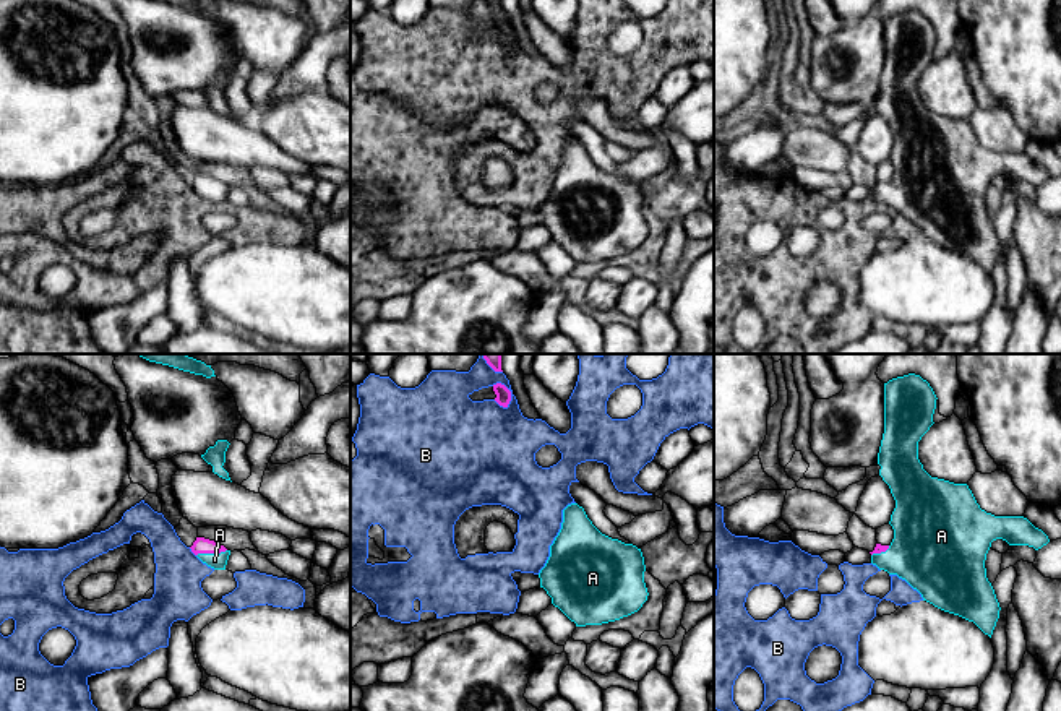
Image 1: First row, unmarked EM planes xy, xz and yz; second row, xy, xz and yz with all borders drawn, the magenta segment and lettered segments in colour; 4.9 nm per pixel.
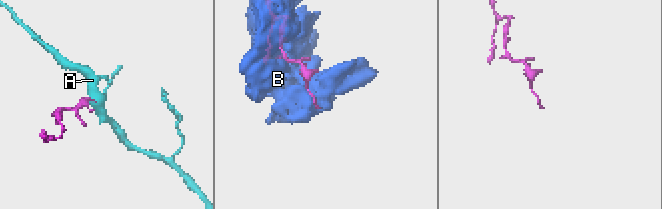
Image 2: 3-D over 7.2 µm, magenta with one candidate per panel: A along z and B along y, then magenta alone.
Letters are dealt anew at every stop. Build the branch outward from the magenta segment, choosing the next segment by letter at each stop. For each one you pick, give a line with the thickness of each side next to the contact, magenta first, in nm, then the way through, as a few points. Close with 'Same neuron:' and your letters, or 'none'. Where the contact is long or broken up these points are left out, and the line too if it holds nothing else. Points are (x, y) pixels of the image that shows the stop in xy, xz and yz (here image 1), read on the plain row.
A: 80 nm thick on the magenta side, 80 nm on the other; runs through xy (200, 182), (211, 189), (214, 197)
Same neuron: A

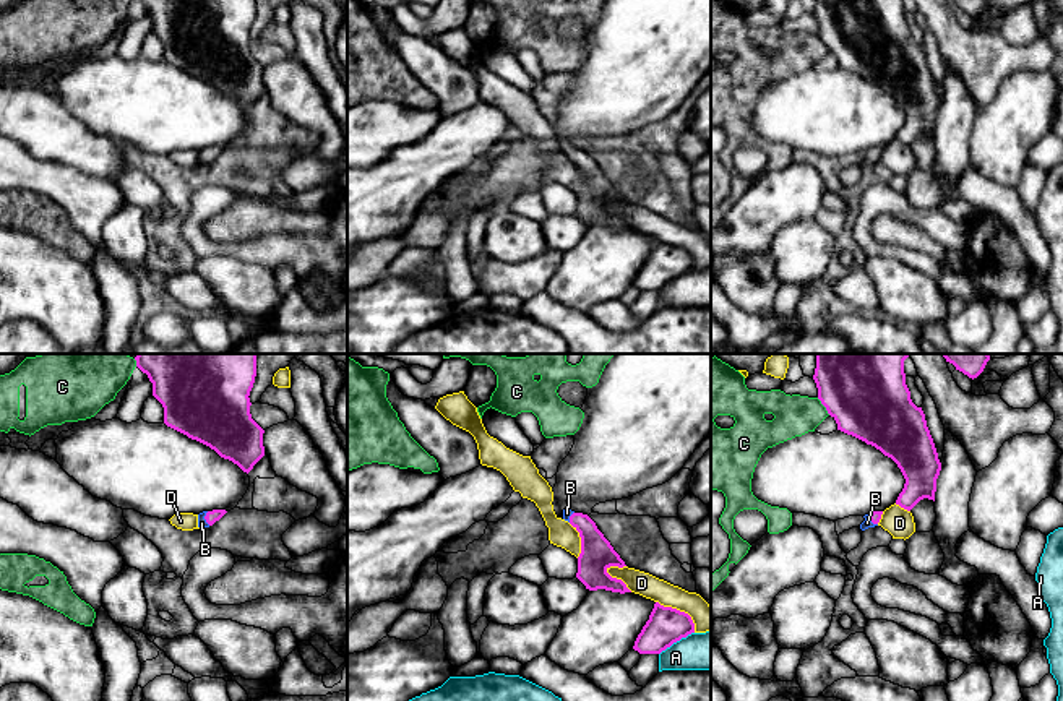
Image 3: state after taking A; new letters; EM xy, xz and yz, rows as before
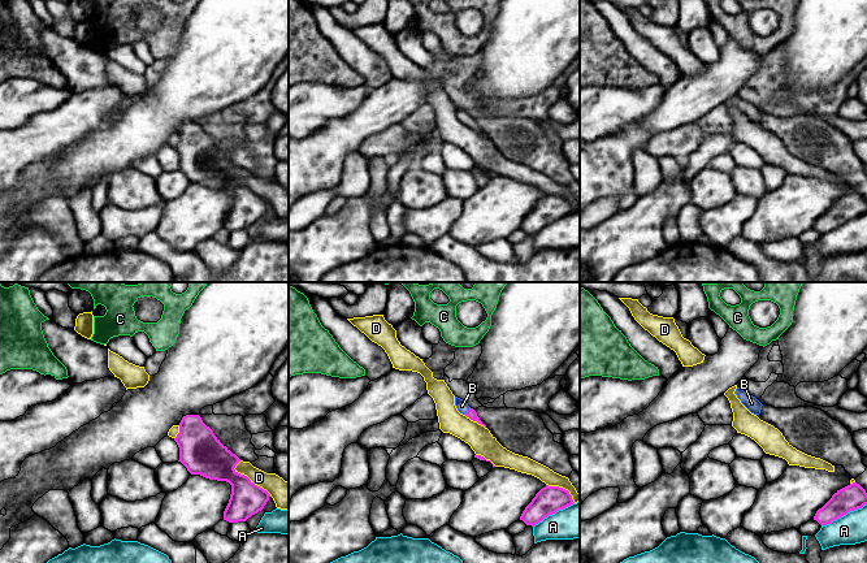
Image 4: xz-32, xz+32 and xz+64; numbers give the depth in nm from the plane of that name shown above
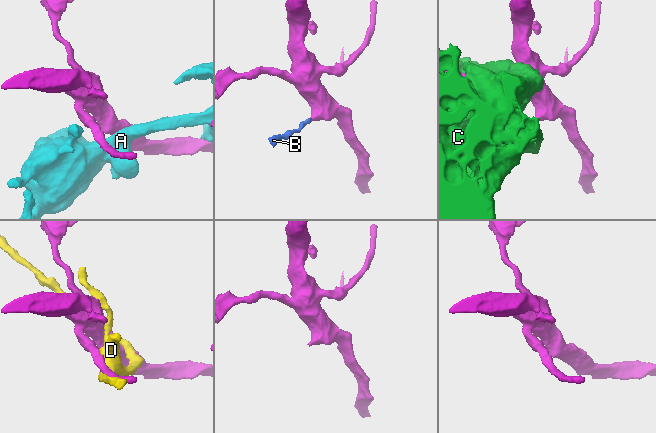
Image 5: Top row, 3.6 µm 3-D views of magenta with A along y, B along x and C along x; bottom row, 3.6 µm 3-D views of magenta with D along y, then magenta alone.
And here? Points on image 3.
B: 60 nm thick on the magenta side, 50 nm on the other; runs through yz (875, 153), (870, 156), (867, 159)
Same neuron: B

